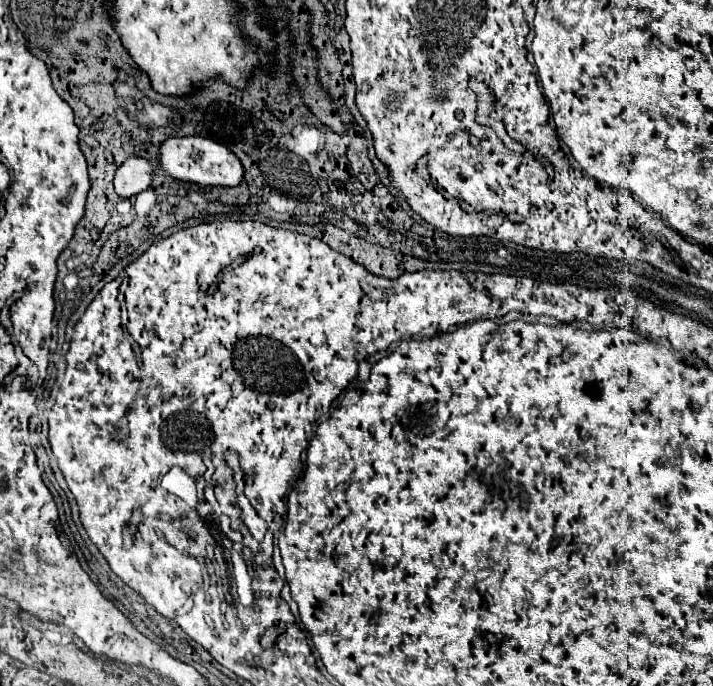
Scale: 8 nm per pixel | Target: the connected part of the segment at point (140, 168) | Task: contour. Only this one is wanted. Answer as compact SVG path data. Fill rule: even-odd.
M132 156L127 158L115 172L115 192L120 197L128 199L147 190L152 180L150 162L141 156Z

